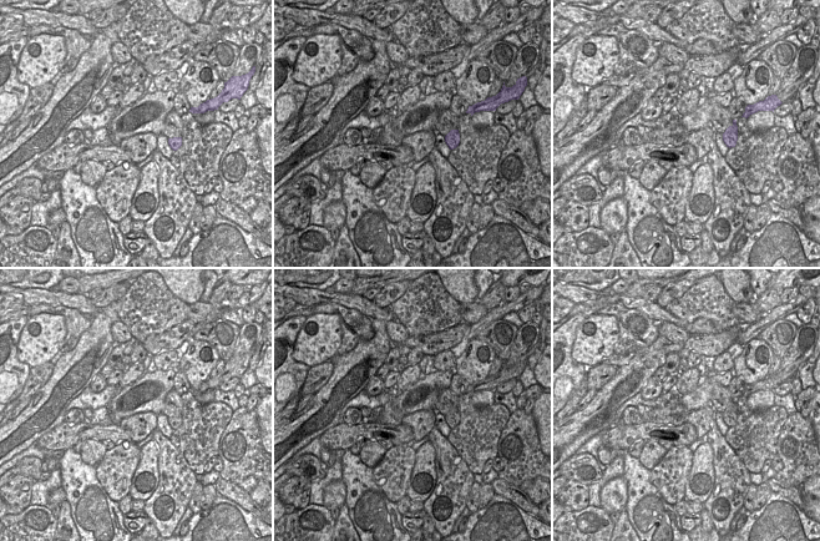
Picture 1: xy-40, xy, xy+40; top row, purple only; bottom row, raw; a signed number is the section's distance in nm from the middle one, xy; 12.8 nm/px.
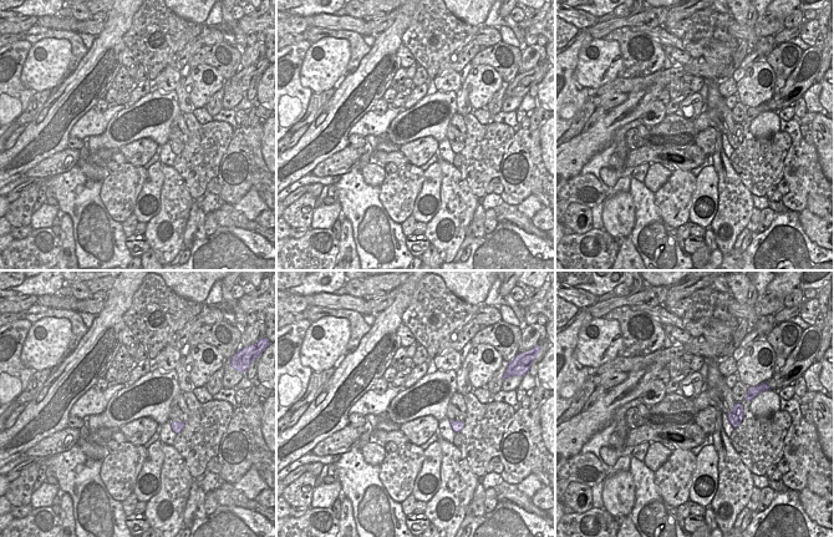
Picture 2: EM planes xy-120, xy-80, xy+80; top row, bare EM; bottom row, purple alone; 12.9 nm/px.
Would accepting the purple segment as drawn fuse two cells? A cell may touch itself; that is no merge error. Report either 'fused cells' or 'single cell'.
fused cells

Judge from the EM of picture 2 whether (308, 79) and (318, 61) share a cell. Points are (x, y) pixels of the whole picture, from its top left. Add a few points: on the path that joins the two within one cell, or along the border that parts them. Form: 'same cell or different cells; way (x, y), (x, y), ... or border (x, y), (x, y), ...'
same cell; way (311, 75), (318, 69), (318, 65)

